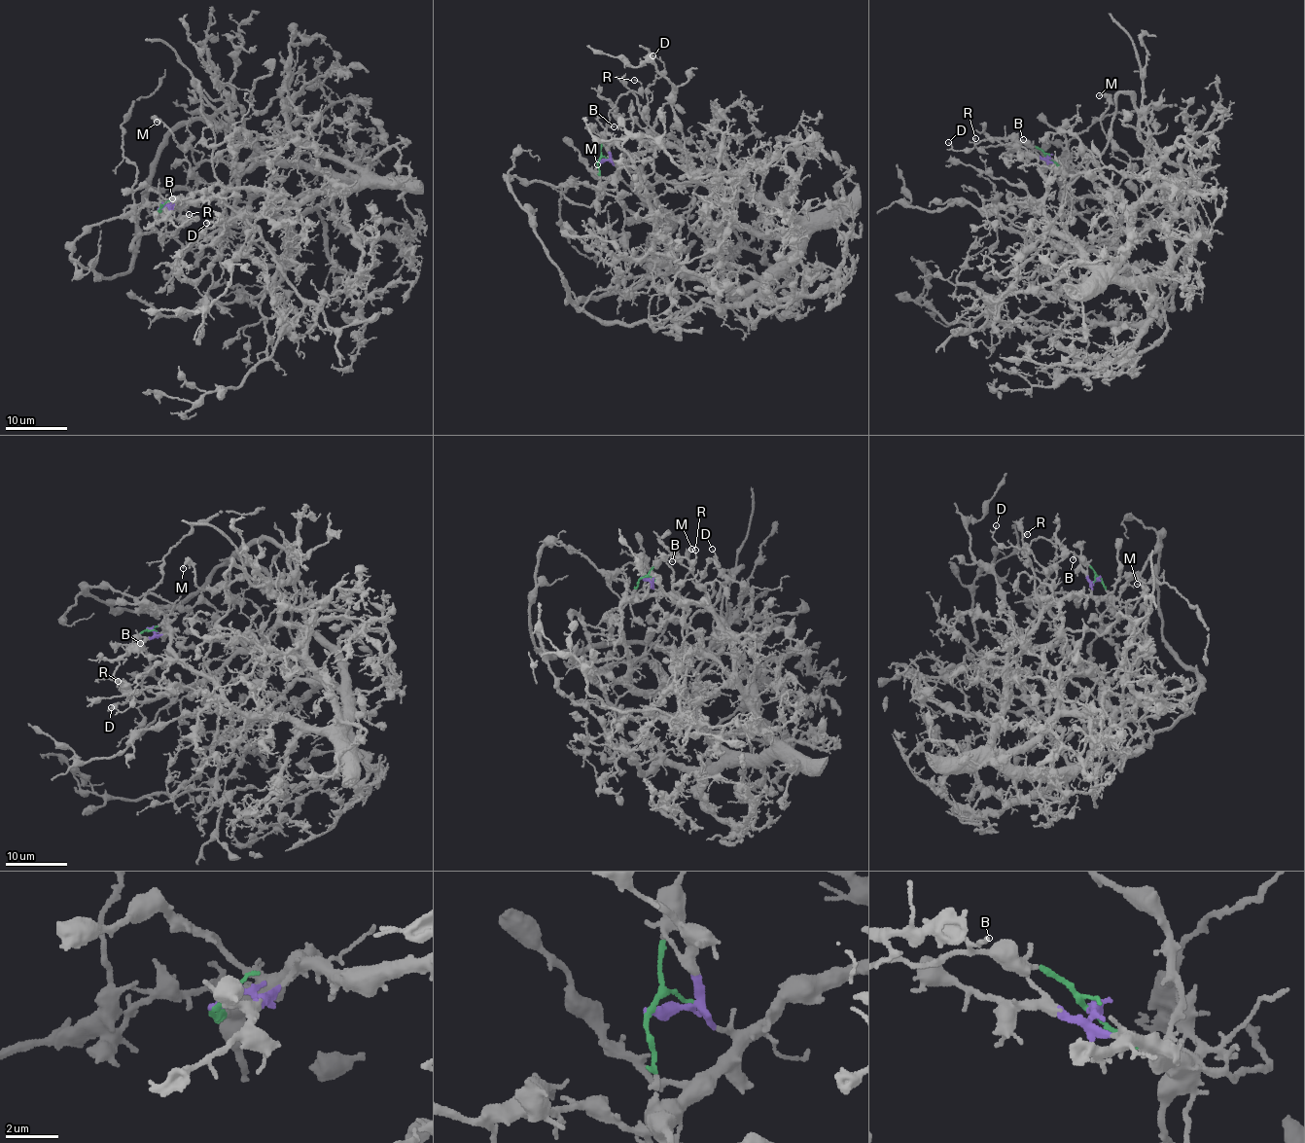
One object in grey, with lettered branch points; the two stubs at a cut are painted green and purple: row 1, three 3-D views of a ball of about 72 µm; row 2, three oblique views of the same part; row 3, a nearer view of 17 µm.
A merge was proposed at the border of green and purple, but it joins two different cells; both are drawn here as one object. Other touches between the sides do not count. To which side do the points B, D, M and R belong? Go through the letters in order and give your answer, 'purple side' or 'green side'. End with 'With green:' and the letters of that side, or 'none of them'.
B: green side
D: purple side
M: purple side
R: green side
With green: B, R

